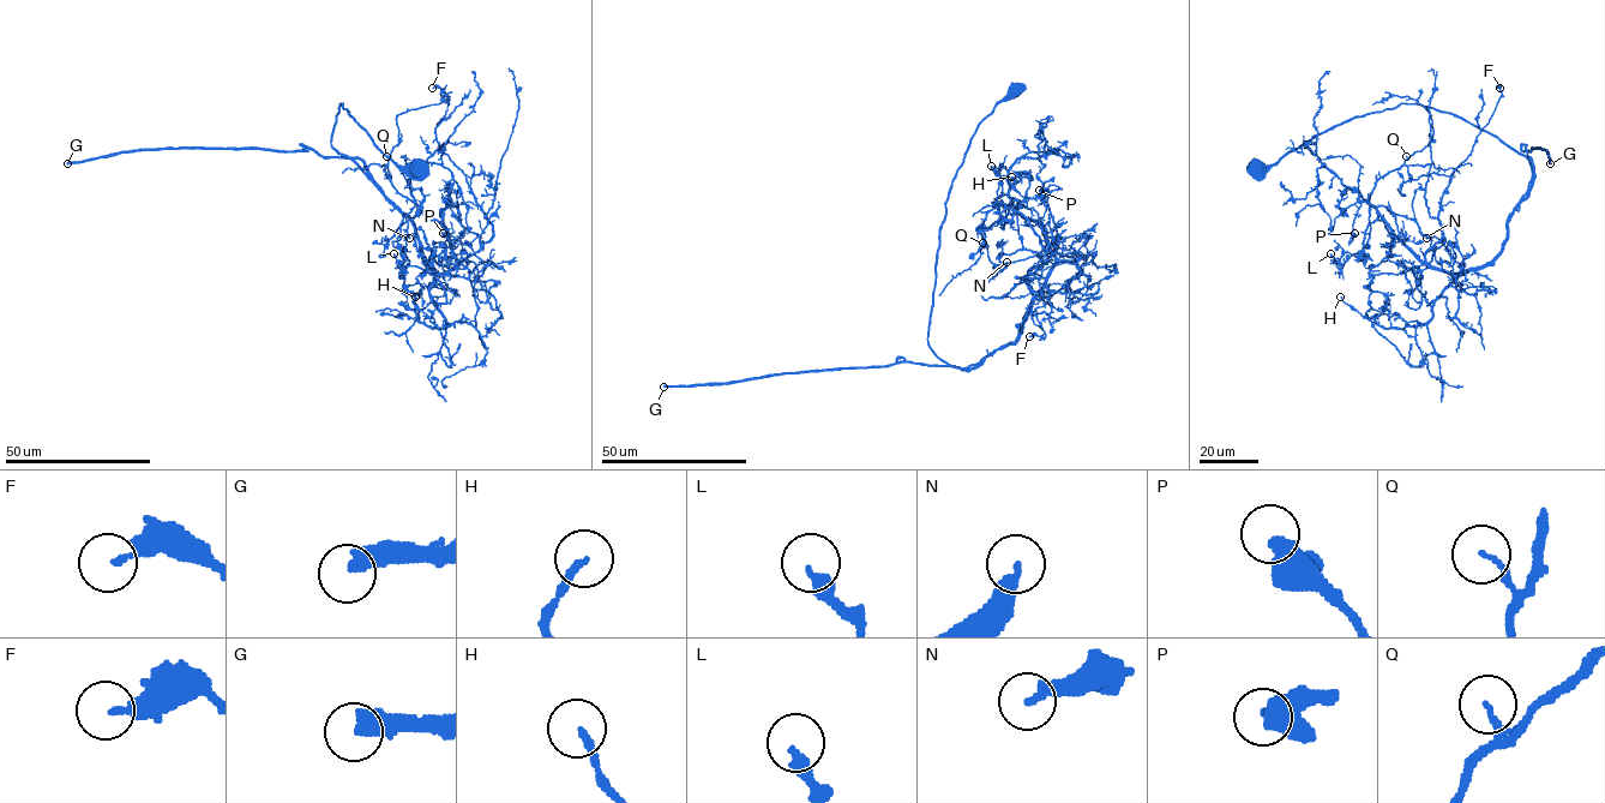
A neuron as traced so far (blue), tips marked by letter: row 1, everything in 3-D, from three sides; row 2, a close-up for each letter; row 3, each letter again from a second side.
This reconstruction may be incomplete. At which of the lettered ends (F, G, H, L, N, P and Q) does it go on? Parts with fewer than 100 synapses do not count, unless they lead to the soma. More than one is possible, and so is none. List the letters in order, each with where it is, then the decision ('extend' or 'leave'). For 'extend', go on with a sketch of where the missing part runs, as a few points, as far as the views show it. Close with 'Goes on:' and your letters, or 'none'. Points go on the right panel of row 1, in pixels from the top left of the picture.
F: at (1500, 88); leave
G: at (1550, 163); extend; missing branch runs (1550, 163), (1536, 172), (1528, 282), (1519, 292), (1479, 307), (1434, 292), (1402, 310), (1372, 285)
H: at (1340, 297); leave
L: at (1330, 253); leave
N: at (1426, 238); leave
P: at (1354, 233); leave
Q: at (1406, 156); leave
Goes on: G

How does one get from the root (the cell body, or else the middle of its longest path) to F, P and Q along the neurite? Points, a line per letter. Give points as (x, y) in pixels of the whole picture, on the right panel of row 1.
F: (1255, 168), (1401, 103), (1455, 114), (1532, 172), (1503, 250), (1470, 270), (1425, 255), (1500, 88)
P: (1255, 168), (1401, 103), (1532, 168), (1480, 267), (1436, 269), (1430, 239), (1383, 205), (1363, 202), (1354, 233)
Q: (1255, 168), (1401, 103), (1452, 113), (1532, 168), (1495, 258), (1440, 271), (1392, 231), (1369, 196), (1406, 156)

